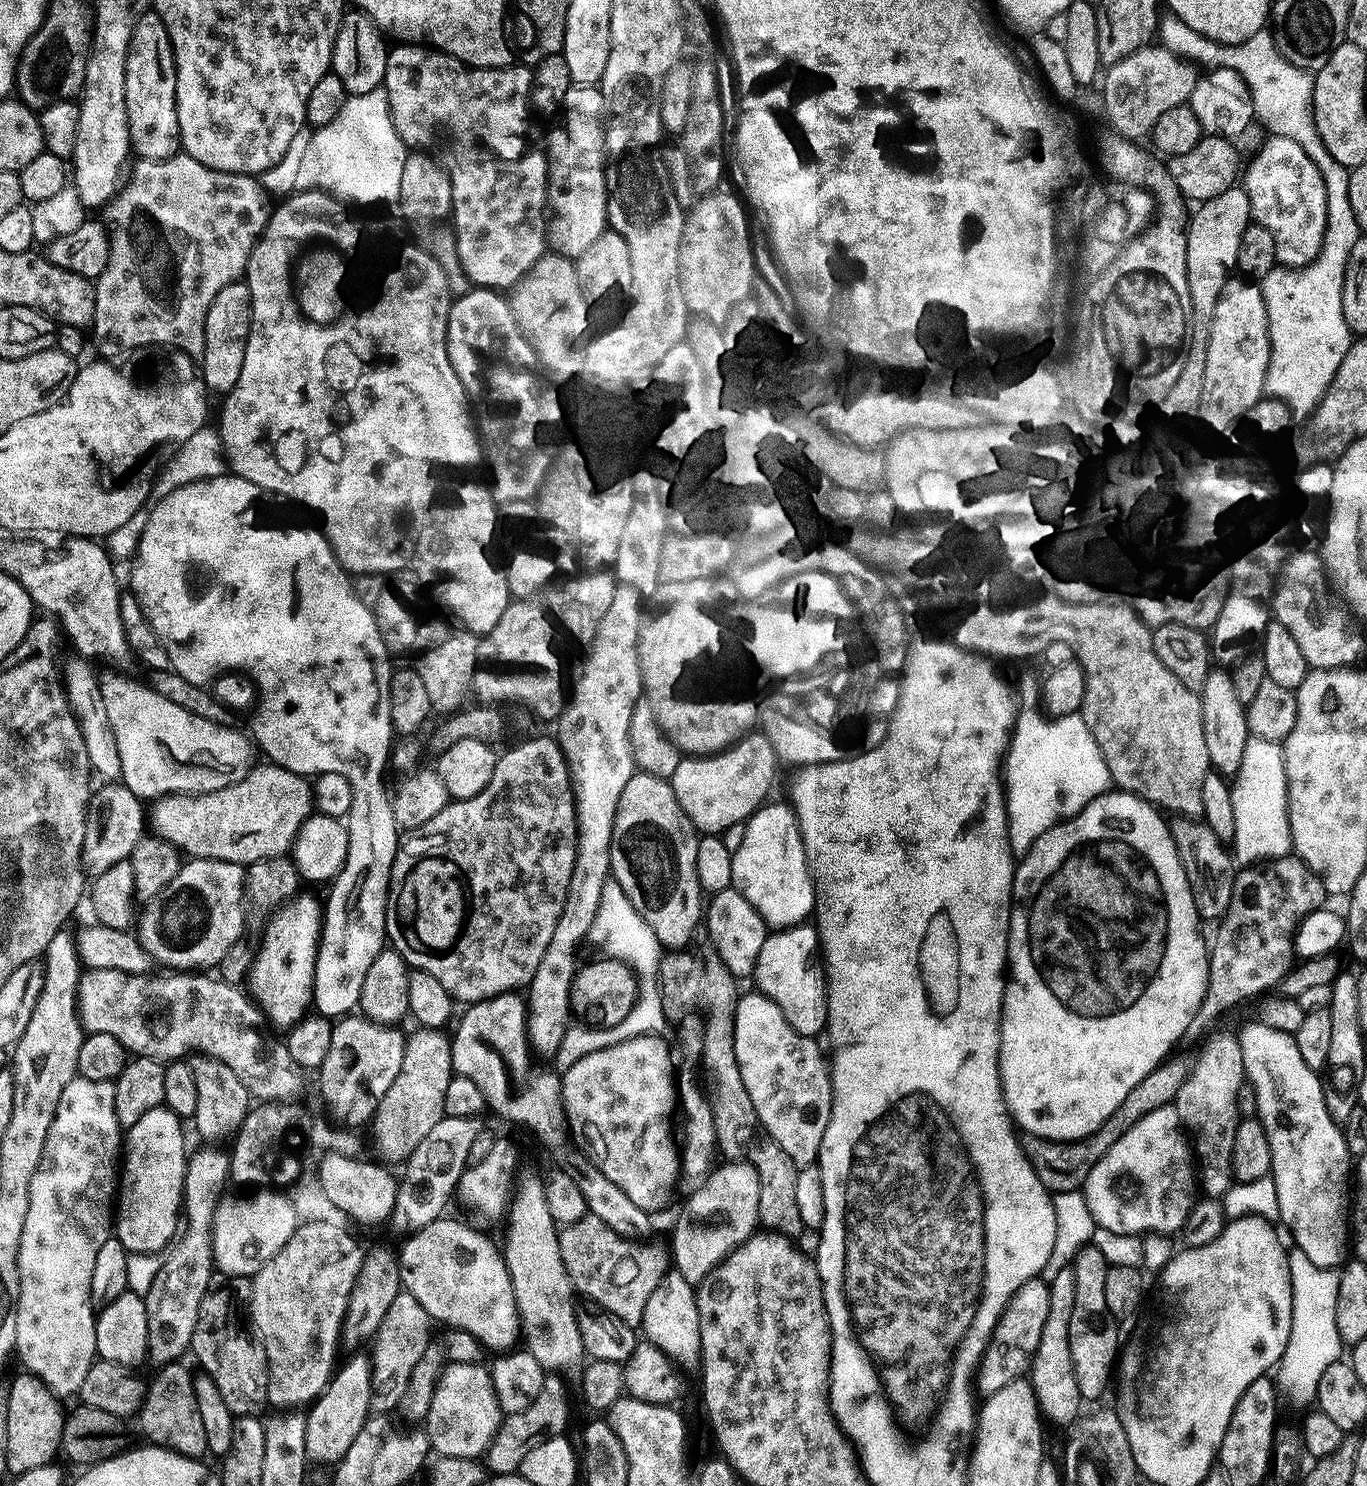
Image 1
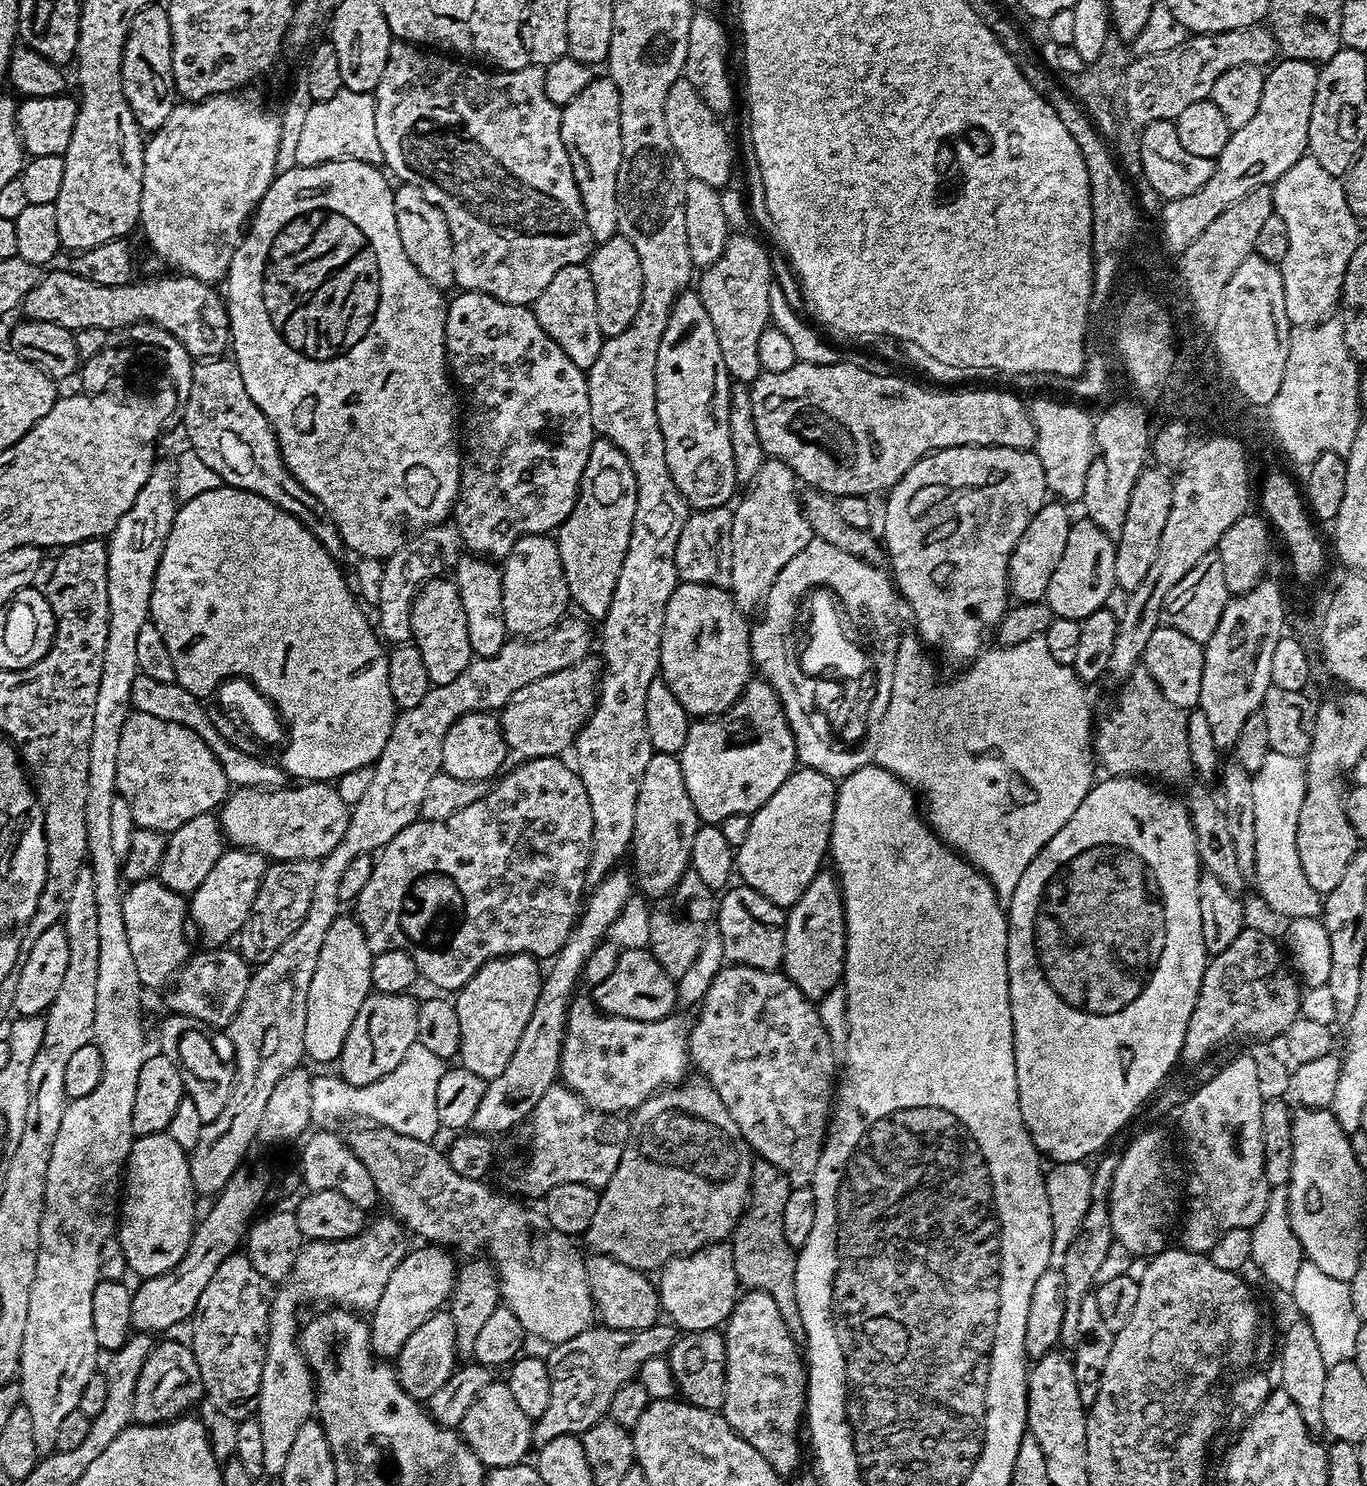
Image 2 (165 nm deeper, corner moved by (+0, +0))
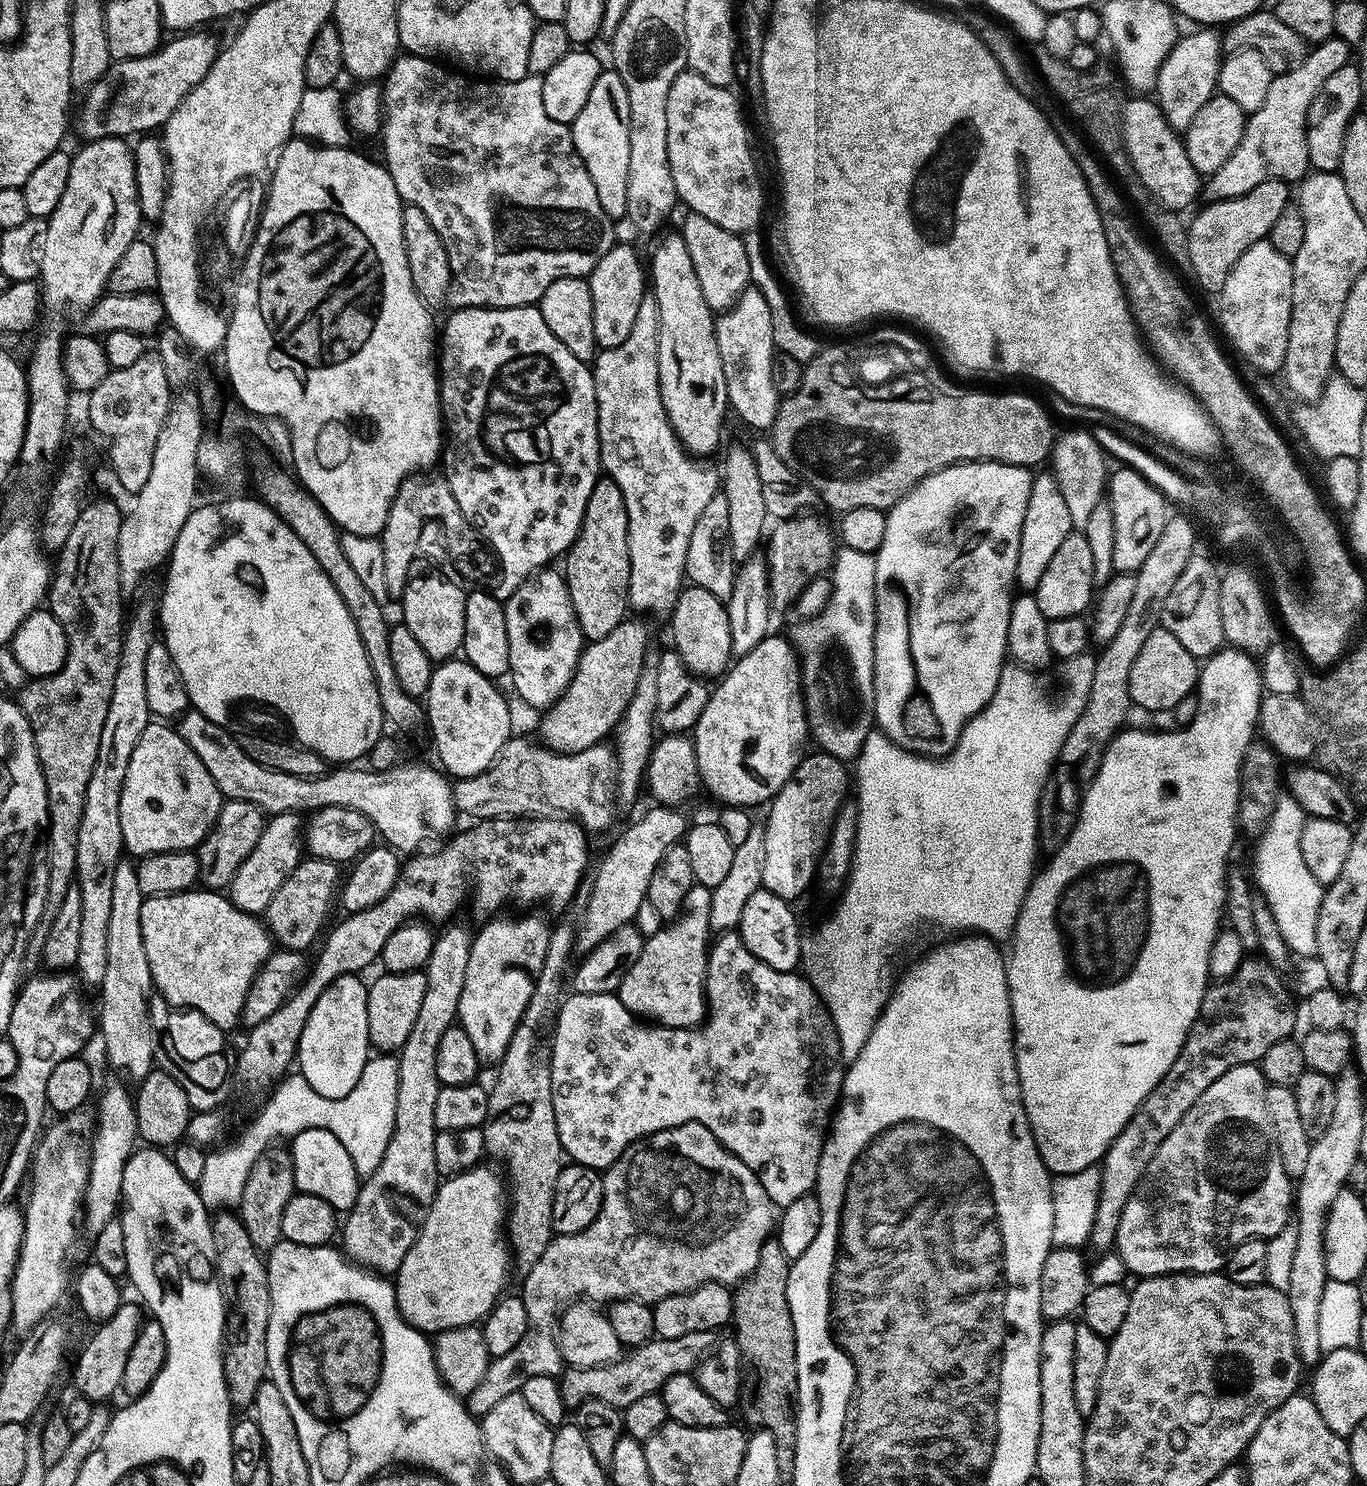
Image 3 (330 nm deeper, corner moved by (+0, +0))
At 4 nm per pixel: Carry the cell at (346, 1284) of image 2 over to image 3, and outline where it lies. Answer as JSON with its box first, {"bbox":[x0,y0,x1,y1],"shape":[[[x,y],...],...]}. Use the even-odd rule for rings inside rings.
{"bbox":[342,928,473,1274],"shape":[[[448,928],[432,941],[430,958],[422,969],[426,978],[426,994],[422,998],[422,1007],[418,1009],[414,1030],[410,1030],[410,1035],[406,1037],[406,1042],[398,1053],[398,1102],[392,1137],[378,1170],[361,1183],[356,1205],[347,1213],[345,1220],[348,1221],[345,1224],[343,1221],[342,1224],[343,1251],[347,1259],[376,1274],[395,1274],[402,1266],[402,1258],[406,1258],[410,1246],[414,1246],[420,1227],[426,1222],[428,1211],[436,1197],[438,1173],[434,1162],[434,1138],[438,1129],[434,1122],[434,1105],[442,1087],[436,1069],[438,1042],[442,1040],[442,1034],[446,1034],[446,1030],[453,1027],[458,1020],[458,1002],[462,998],[462,986],[466,986],[466,966],[470,963],[472,937],[473,933],[464,928]]]}

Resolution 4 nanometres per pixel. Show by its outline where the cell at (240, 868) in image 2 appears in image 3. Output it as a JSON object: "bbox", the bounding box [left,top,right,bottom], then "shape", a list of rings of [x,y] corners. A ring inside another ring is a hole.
{"bbox":[230,812,302,914],"shape":[[[278,812],[265,823],[262,838],[258,838],[258,846],[254,846],[254,850],[248,855],[246,862],[242,862],[242,866],[236,871],[236,876],[230,885],[230,899],[237,908],[253,914],[263,914],[268,909],[270,898],[274,898],[278,886],[282,886],[282,882],[286,882],[288,875],[301,862],[302,820],[301,824],[300,820],[301,817],[297,813]]]}

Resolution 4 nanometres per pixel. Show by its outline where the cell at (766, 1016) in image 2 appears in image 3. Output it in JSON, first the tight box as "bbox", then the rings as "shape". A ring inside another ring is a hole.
{"bbox":[552,930,845,1206],"shape":[[[733,930],[717,935],[708,953],[708,973],[704,979],[706,997],[706,1019],[695,1028],[661,1028],[651,1022],[641,1022],[633,1016],[626,1006],[622,1006],[619,995],[611,992],[602,994],[582,994],[572,992],[563,997],[560,1010],[554,1017],[556,1033],[552,1036],[552,1097],[554,1098],[554,1122],[558,1122],[558,1138],[564,1148],[565,1157],[569,1161],[587,1168],[607,1170],[619,1156],[637,1140],[654,1134],[658,1130],[666,1130],[683,1124],[701,1124],[722,1142],[726,1150],[730,1150],[762,1182],[762,1190],[771,1198],[772,1203],[783,1206],[790,1202],[798,1202],[798,1198],[809,1195],[816,1187],[818,1162],[824,1149],[825,1139],[830,1131],[830,1121],[838,1107],[838,1101],[844,1087],[845,1061],[840,1059],[838,1034],[834,1030],[834,1022],[820,1000],[820,995],[813,990],[803,975],[796,972],[779,972],[766,962],[754,958],[750,950],[742,942],[739,931]]]}

